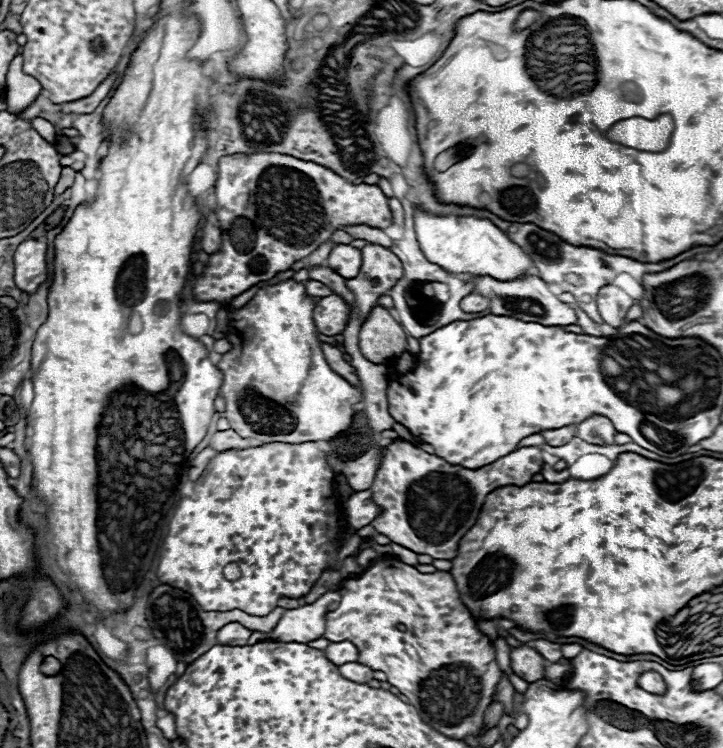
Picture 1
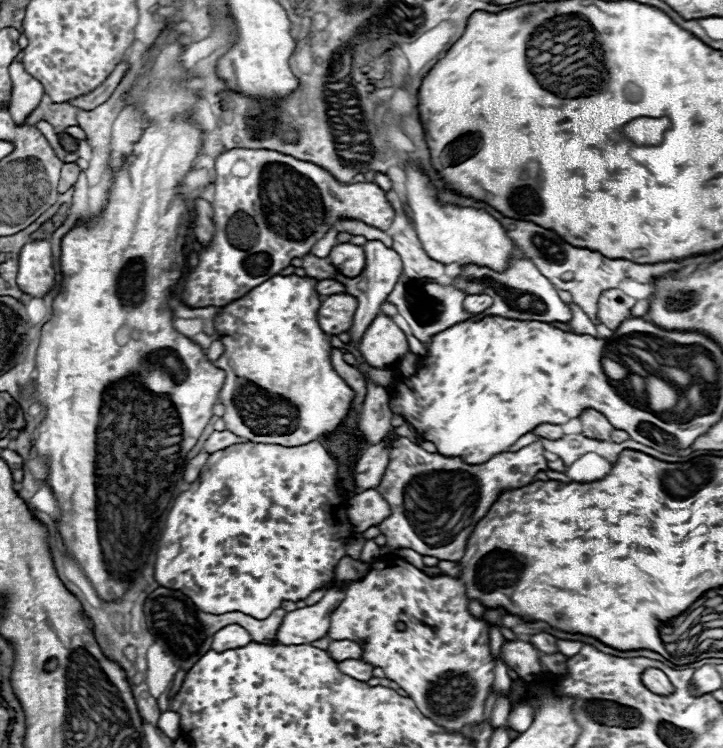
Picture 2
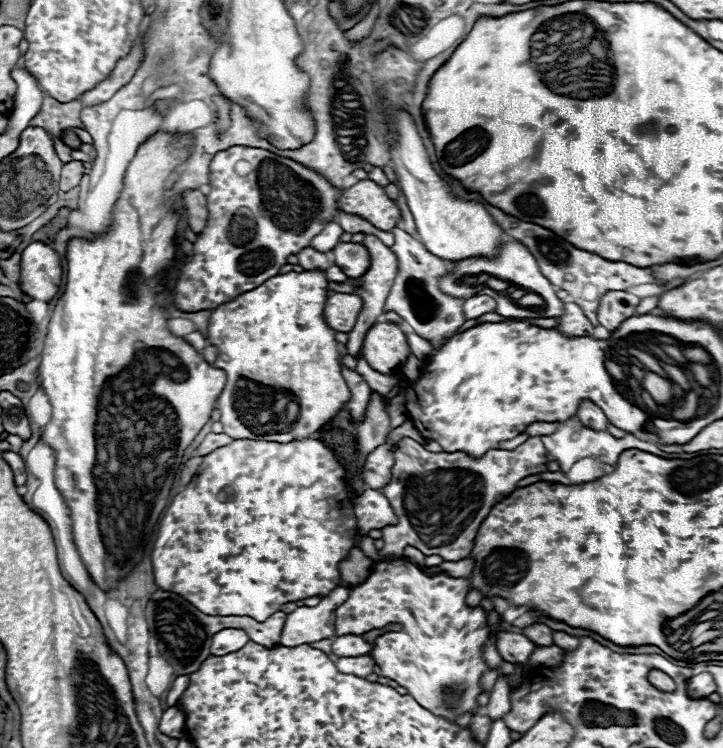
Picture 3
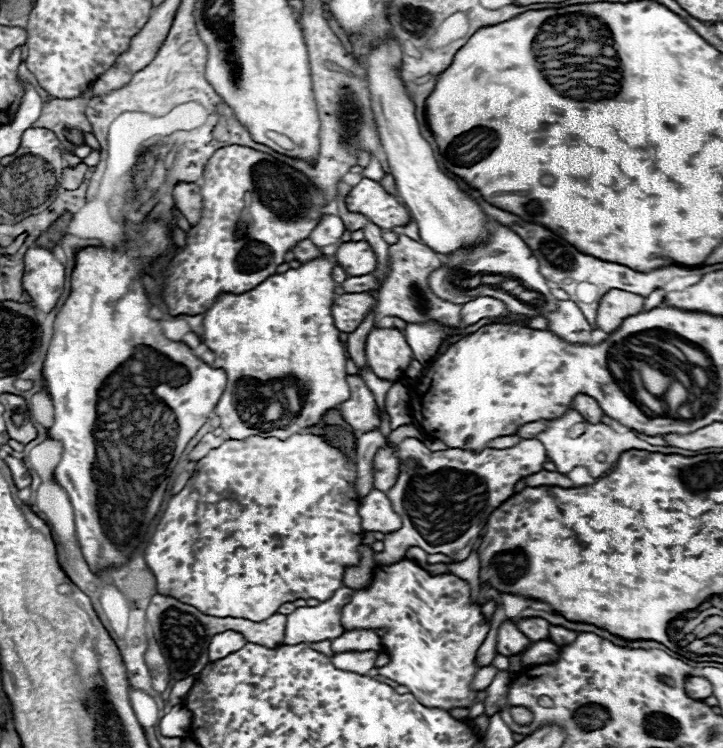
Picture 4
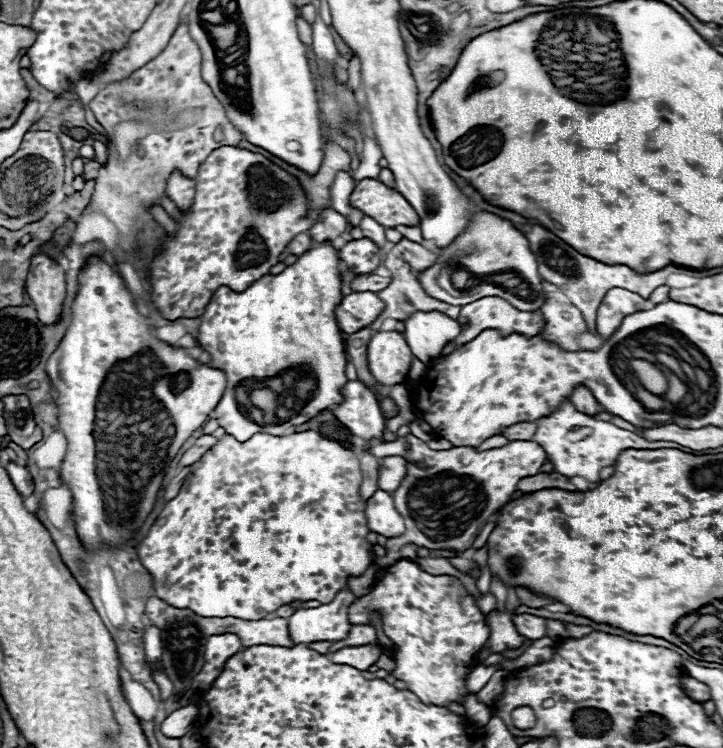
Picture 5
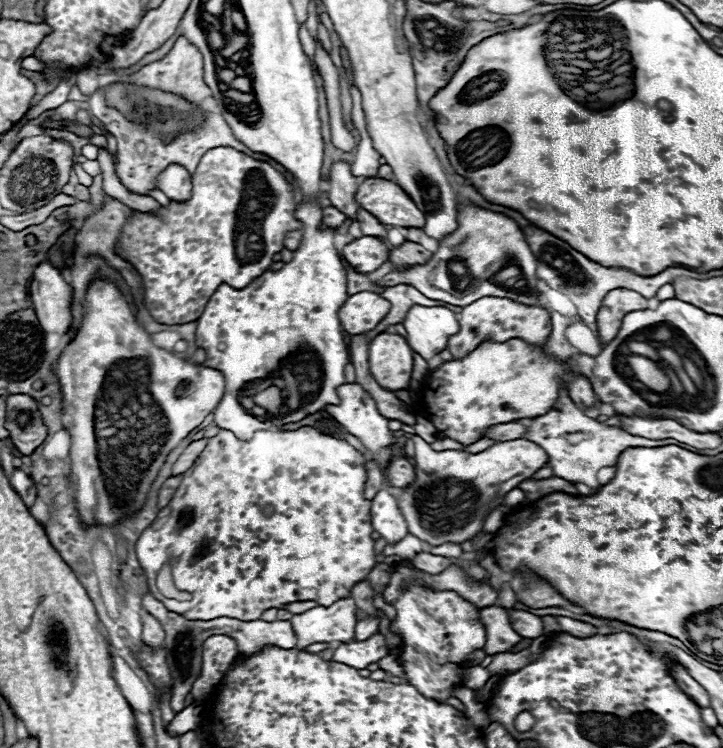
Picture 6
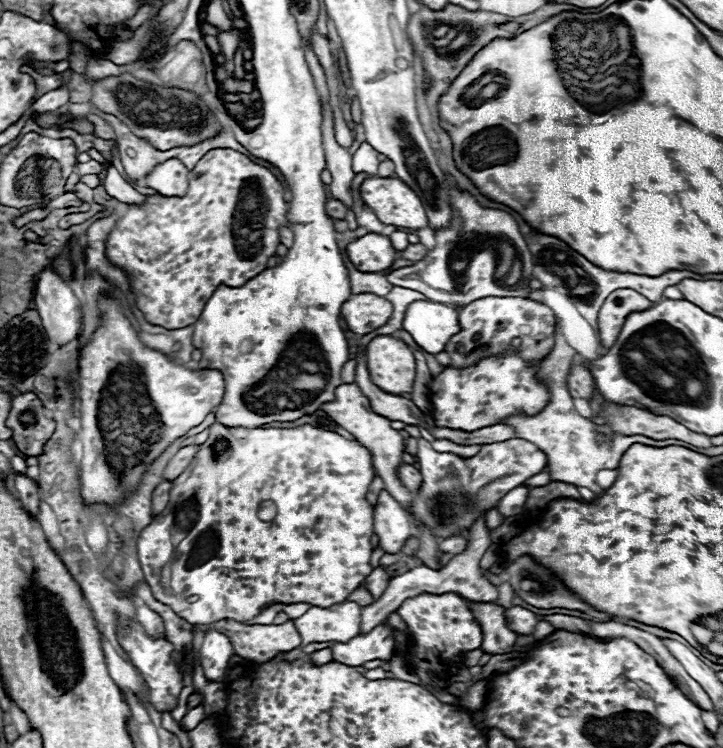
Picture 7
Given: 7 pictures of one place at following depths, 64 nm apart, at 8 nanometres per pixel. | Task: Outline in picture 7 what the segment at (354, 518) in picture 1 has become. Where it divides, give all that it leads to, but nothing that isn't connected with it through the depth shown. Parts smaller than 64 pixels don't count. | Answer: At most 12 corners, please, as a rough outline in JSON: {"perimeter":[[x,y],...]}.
{"perimeter":[[386,490],[374,508],[374,532],[386,554],[412,536],[408,514]]}

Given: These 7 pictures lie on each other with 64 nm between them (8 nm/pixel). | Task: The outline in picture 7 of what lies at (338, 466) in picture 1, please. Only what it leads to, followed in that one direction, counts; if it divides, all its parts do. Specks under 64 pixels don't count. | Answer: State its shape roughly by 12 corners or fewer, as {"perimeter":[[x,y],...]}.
{"perimeter":[[402,464],[398,470],[402,484],[410,492],[422,486],[422,474],[414,466]]}

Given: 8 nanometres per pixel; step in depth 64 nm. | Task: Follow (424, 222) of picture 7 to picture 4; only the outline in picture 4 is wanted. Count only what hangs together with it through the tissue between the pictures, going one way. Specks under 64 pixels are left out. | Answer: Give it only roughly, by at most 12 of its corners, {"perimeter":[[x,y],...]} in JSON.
{"perimeter":[[362,178],[346,196],[350,212],[382,230],[410,222],[406,204]]}

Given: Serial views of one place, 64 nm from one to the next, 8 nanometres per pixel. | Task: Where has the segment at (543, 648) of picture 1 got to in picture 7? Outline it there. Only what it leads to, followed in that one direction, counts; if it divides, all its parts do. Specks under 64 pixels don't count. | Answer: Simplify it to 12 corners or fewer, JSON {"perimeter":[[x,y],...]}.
{"perimeter":[[522,606],[506,608],[508,628],[532,634],[536,614]]}

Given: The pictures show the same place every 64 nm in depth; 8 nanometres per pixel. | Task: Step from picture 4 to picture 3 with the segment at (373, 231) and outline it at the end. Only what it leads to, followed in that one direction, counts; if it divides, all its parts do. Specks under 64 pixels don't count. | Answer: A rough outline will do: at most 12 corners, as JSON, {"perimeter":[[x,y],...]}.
{"perimeter":[[366,234],[370,268],[356,294],[362,308],[346,350],[362,356],[366,332],[382,314],[398,272],[394,252]]}

